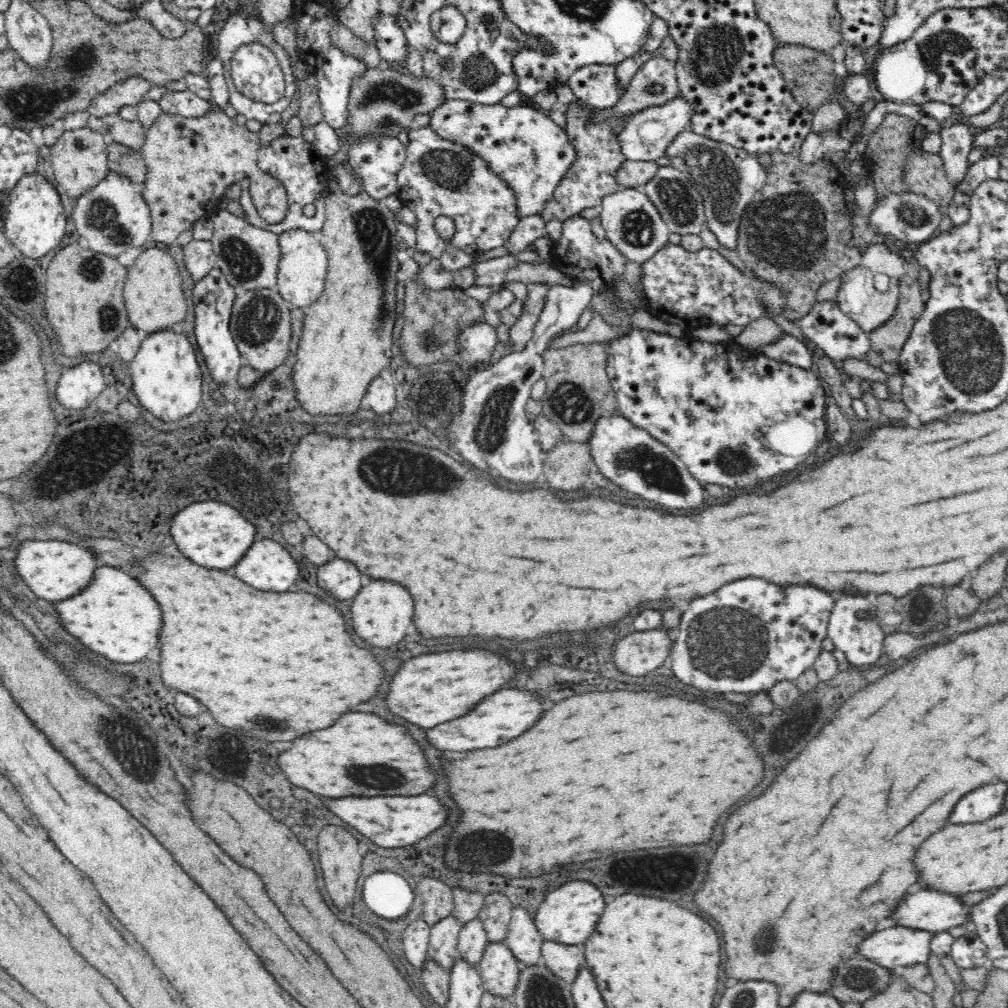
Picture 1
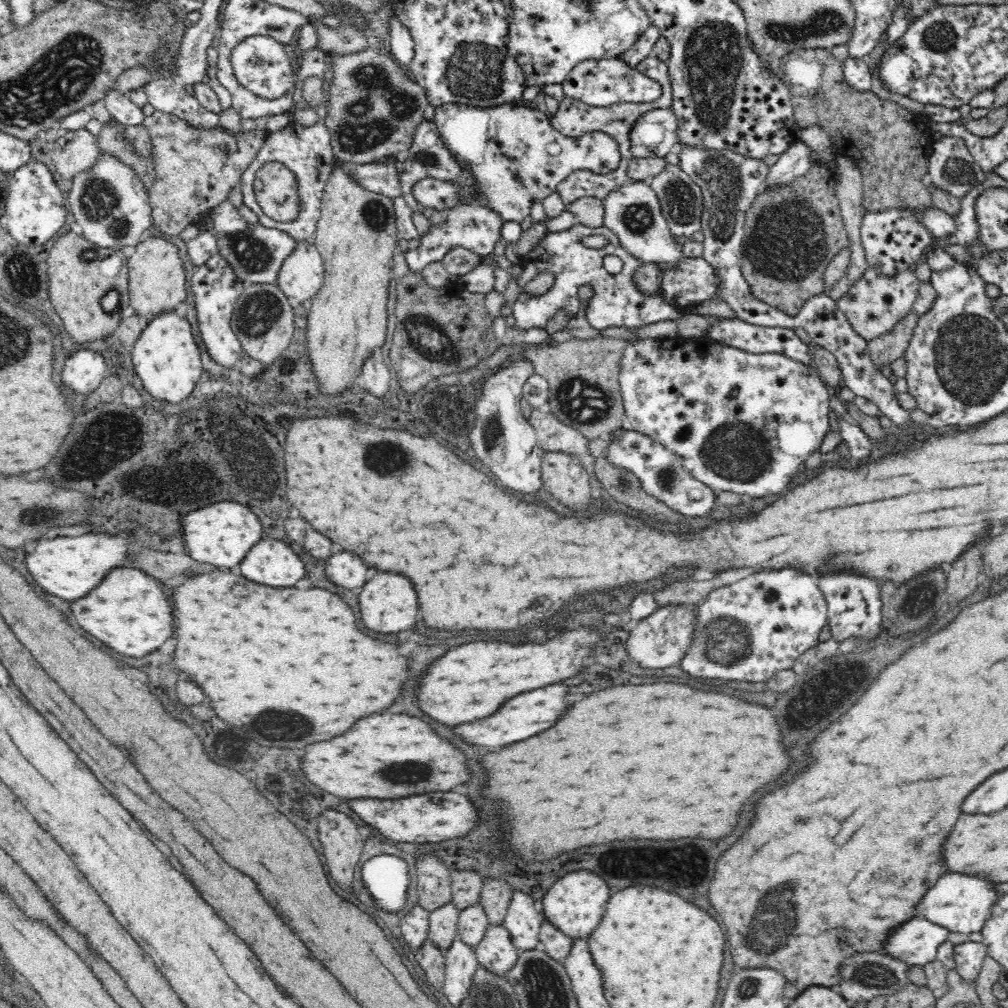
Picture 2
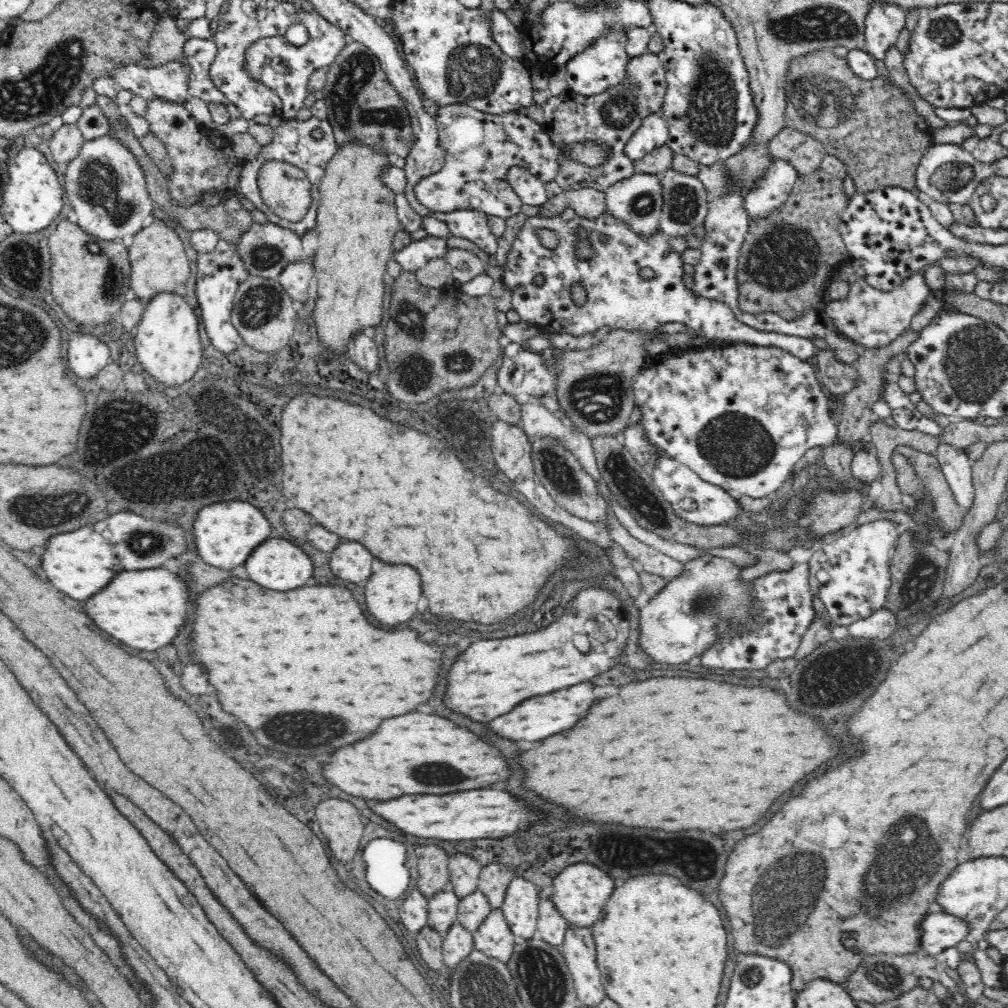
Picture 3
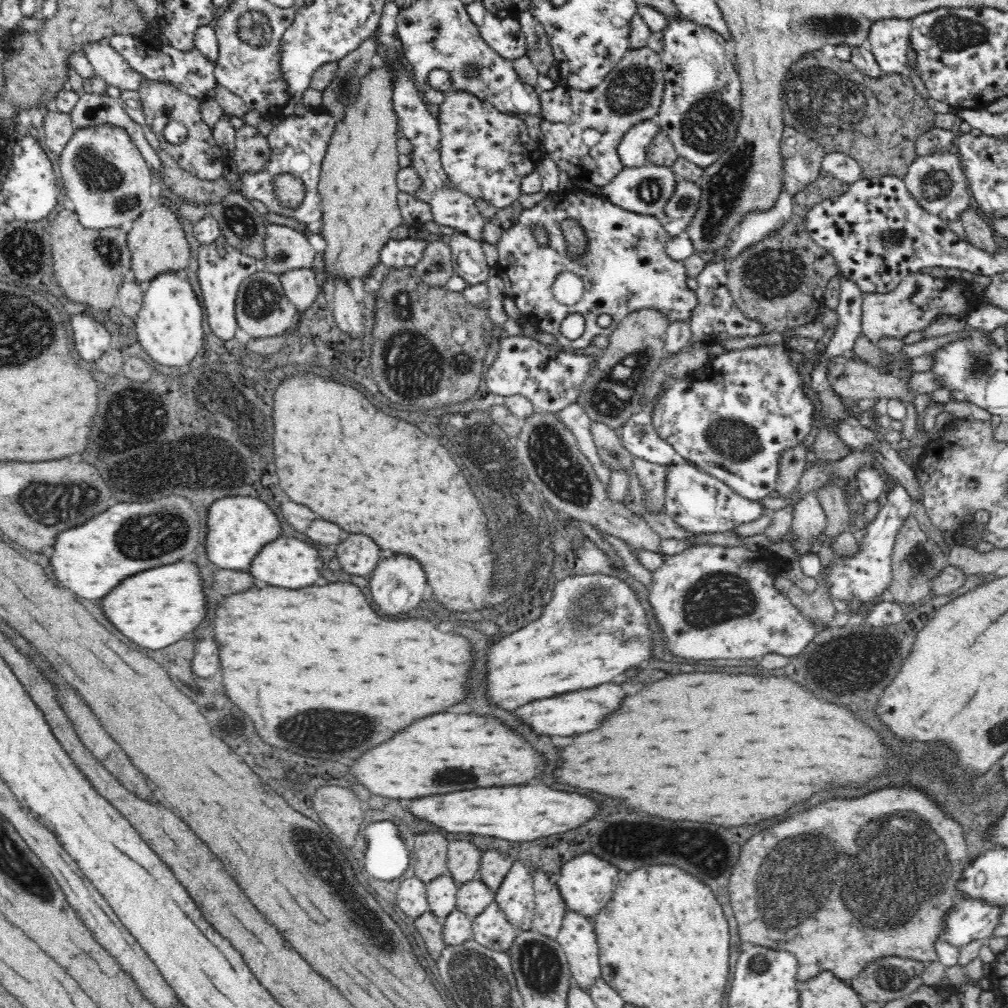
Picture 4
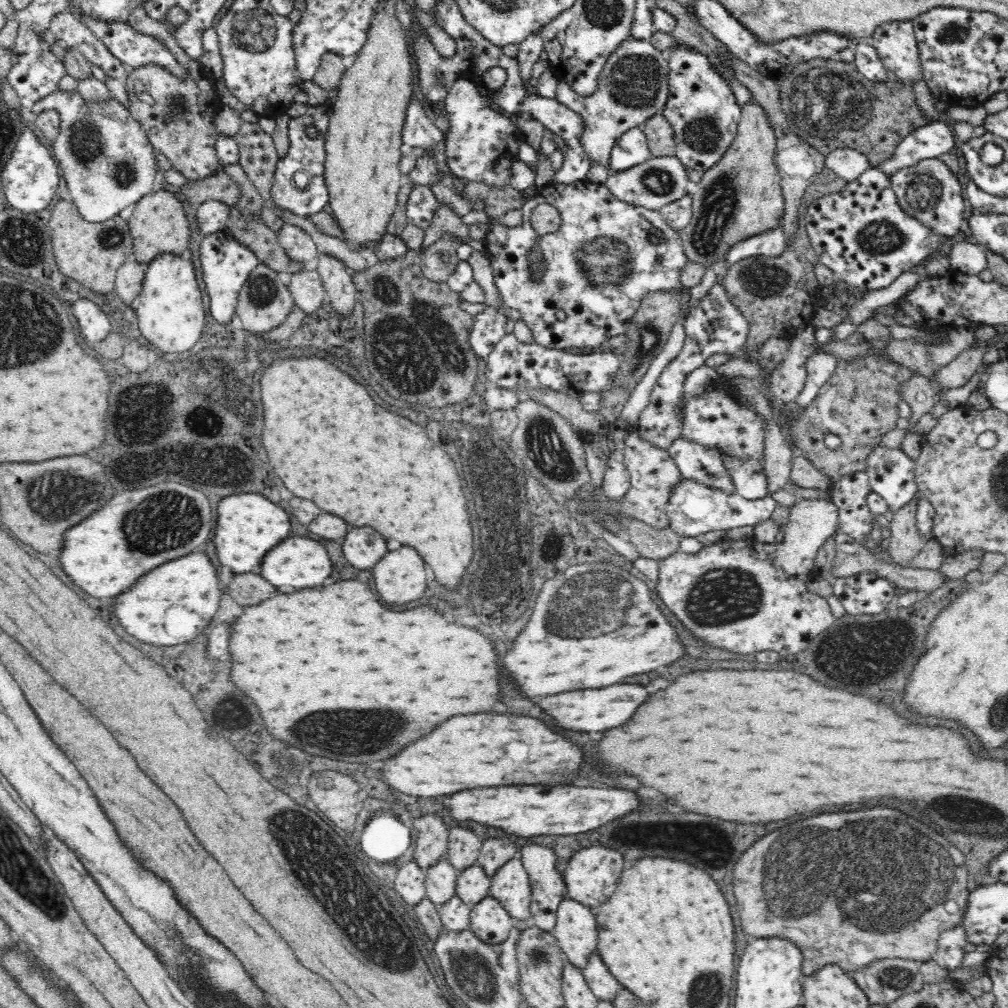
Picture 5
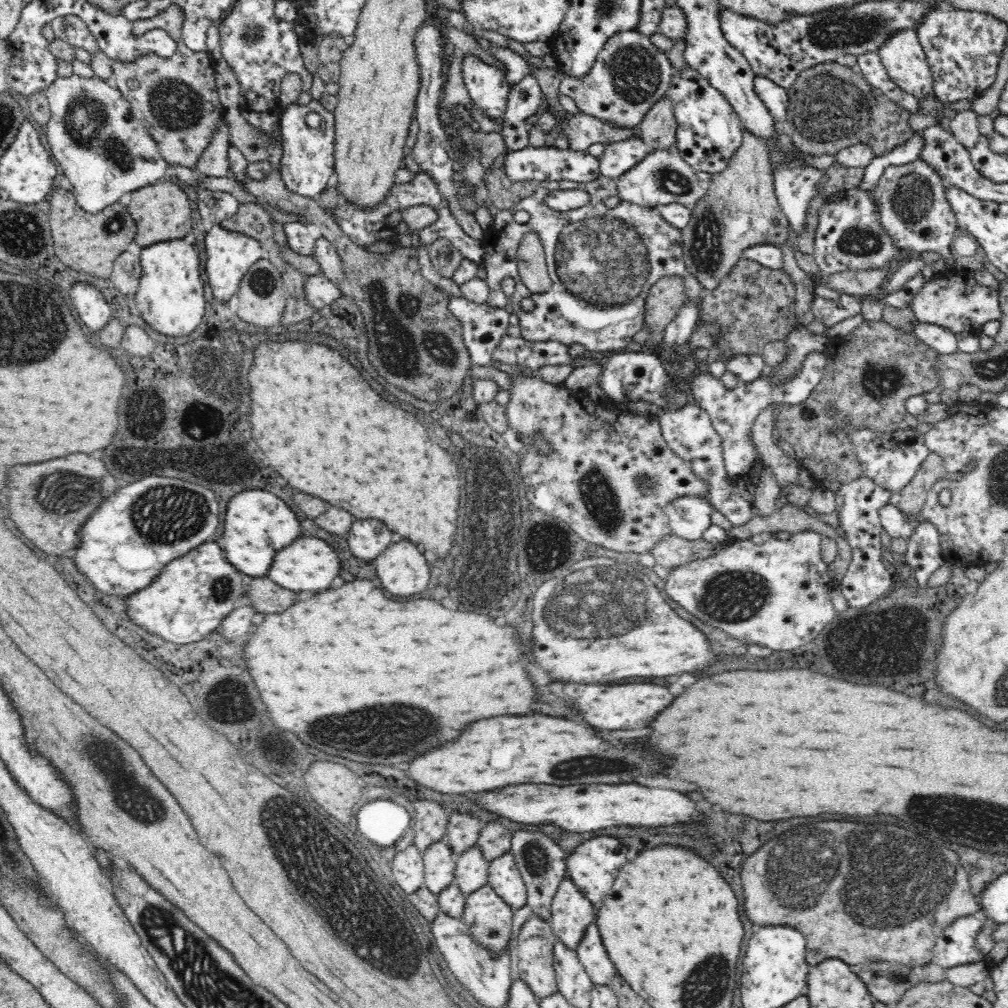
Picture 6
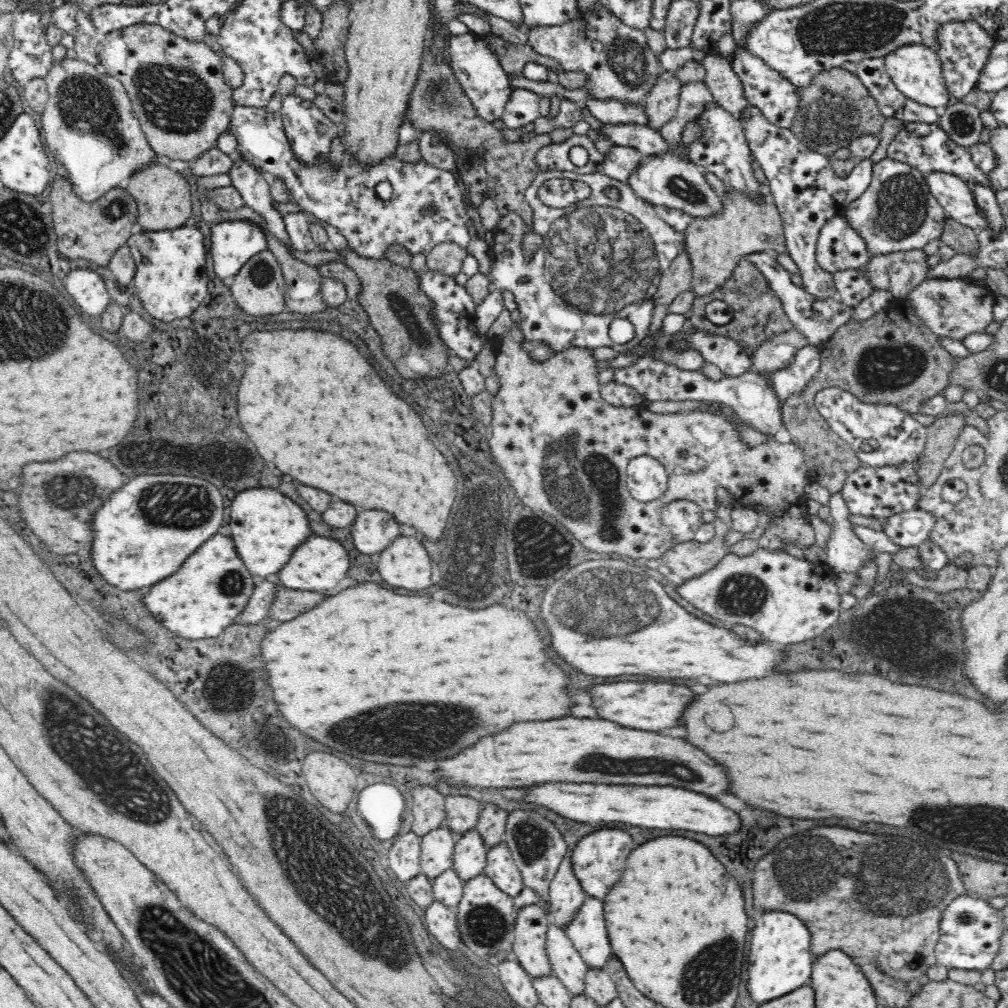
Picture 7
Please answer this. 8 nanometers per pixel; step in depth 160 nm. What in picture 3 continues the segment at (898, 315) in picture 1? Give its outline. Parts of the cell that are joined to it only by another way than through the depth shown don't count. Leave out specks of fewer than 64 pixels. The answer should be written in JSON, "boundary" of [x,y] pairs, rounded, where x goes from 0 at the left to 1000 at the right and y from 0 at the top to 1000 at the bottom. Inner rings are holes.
{"boundary":[[[903,324],[897,328],[889,337],[876,345],[856,344],[854,346],[849,363],[849,381],[845,387],[832,394],[834,399],[836,399],[837,409],[831,413],[831,433],[829,433],[829,438],[817,442],[815,450],[823,470],[831,478],[841,478],[845,474],[844,460],[850,438],[863,438],[864,437],[863,421],[870,418],[868,412],[865,410],[864,404],[868,401],[867,399],[871,399],[874,396],[873,389],[876,385],[877,363],[886,355],[894,355],[897,349],[903,344],[903,341],[911,336],[911,328],[907,328]]]}

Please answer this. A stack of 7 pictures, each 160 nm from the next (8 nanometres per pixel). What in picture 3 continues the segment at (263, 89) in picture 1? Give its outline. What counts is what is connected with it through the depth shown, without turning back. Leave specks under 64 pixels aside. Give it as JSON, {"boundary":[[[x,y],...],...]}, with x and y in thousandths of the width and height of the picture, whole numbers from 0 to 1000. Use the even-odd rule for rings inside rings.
{"boundary":[[[313,11],[297,12],[296,18],[306,31],[306,41],[302,45],[290,45],[283,38],[269,42],[263,38],[256,38],[242,52],[242,69],[251,81],[260,82],[278,95],[281,101],[279,109],[282,118],[293,117],[296,109],[302,105],[302,99],[306,95],[305,83],[312,71],[328,64],[335,52],[347,41],[341,31],[327,24]]]}

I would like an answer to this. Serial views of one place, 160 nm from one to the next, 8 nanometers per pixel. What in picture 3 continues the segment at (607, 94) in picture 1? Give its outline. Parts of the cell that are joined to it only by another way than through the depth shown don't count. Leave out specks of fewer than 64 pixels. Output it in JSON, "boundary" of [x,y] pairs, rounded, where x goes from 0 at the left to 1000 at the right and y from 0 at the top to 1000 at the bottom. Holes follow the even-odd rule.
{"boundary":[[[607,29],[602,35],[591,39],[576,53],[568,56],[562,63],[563,89],[577,95],[597,93],[611,84],[624,84],[623,55],[621,54],[621,33]]]}

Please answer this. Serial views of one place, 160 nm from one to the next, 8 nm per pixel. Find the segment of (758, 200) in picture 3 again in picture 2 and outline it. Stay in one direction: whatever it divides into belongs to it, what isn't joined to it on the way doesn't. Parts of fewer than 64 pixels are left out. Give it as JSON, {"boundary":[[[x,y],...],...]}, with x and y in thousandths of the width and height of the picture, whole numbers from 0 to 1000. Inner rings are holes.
{"boundary":[[[795,138],[772,156],[773,158],[763,166],[762,175],[755,188],[758,188],[759,185],[772,185],[772,183],[786,181],[788,177],[800,173],[805,165],[810,163],[806,160],[808,156],[804,152],[803,145]]]}

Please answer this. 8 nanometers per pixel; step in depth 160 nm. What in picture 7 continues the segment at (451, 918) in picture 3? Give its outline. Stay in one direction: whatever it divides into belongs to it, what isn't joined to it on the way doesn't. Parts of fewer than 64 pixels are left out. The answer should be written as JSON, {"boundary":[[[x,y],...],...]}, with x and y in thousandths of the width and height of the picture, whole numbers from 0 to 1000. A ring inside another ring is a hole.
{"boundary":[[[442,819],[425,824],[418,831],[418,865],[430,874],[441,863],[449,861],[453,829]]]}

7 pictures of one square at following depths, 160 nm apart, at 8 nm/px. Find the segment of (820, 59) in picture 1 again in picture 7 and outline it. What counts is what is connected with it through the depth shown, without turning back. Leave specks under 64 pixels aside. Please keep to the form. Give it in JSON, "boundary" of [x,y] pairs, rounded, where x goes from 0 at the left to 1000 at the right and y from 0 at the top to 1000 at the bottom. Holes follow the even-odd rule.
{"boundary":[[[834,66],[814,70],[802,85],[790,86],[792,109],[783,128],[804,149],[824,154],[839,146],[853,134],[869,134],[873,139],[875,123],[879,115],[874,112],[870,99],[862,93],[849,73]]]}

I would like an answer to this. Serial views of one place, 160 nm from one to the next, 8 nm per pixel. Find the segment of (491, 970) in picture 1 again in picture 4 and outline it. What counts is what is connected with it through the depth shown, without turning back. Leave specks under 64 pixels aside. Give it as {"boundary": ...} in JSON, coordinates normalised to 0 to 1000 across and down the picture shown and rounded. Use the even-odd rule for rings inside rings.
{"boundary":[[[492,894],[469,911],[468,917],[469,932],[490,943],[504,944],[514,926]]]}

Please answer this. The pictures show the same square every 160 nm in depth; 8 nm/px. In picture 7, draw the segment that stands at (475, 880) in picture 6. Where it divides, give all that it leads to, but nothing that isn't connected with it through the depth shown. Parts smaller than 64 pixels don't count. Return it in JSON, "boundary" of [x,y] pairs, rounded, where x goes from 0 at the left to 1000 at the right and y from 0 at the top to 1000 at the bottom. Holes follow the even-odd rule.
{"boundary":[[[466,822],[453,832],[449,847],[449,862],[458,874],[480,867],[484,840],[473,822]]]}

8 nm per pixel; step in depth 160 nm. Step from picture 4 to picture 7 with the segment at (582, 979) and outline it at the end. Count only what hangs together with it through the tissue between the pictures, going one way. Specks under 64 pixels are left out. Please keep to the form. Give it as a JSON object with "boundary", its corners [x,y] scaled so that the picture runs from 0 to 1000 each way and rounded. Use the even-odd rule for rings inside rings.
{"boundary":[[[567,841],[562,846],[545,879],[543,907],[546,916],[560,925],[561,921],[566,918],[579,894],[584,891],[584,888],[578,885],[575,874],[571,872],[566,849]]]}

